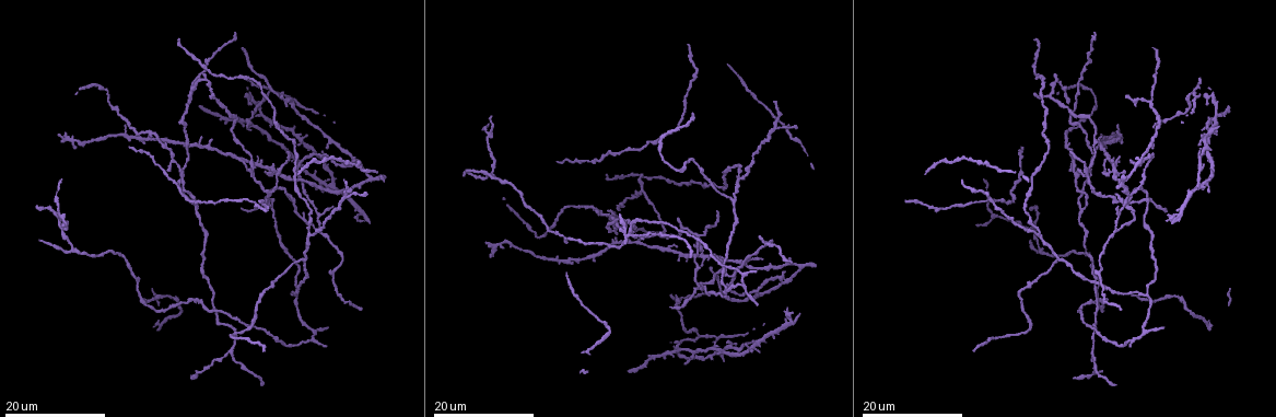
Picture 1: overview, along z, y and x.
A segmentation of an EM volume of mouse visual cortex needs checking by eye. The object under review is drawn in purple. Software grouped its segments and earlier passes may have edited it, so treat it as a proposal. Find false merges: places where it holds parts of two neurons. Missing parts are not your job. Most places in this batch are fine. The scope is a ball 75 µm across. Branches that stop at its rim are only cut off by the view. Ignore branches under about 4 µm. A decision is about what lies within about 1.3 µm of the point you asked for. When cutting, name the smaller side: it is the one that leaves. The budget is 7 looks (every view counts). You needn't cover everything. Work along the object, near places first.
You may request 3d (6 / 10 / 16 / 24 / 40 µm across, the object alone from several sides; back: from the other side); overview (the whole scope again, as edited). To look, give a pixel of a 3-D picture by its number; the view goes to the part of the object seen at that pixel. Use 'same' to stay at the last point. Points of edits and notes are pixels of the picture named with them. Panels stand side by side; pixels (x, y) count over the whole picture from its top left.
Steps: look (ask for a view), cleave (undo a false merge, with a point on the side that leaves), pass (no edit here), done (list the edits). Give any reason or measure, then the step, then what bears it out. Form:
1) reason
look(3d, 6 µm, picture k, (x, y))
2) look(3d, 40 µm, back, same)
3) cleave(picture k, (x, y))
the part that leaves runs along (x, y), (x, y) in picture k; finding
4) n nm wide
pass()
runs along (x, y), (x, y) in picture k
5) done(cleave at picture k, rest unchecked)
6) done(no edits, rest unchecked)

look(3d, 24 µm, picture 1, (1071, 118))

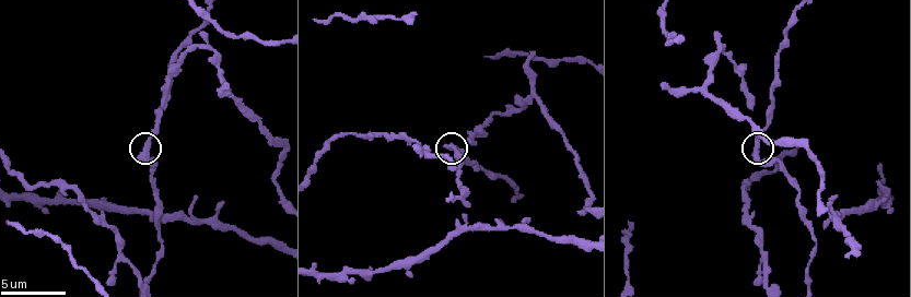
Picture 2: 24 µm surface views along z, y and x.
look(3d, 10 µm, picture 2, (148, 149))

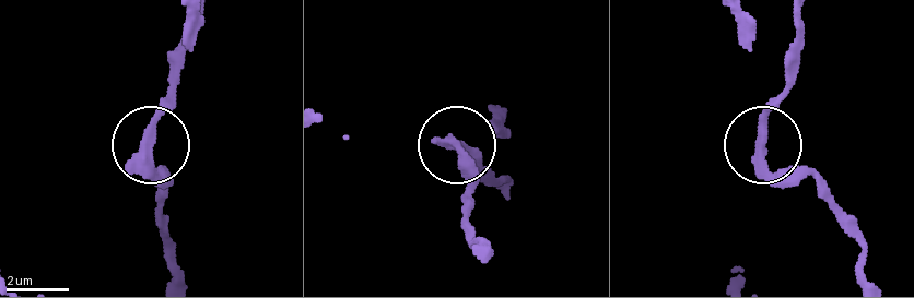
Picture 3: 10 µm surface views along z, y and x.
other side
look(3d, 10 µm, back, picture 3, (148, 143))

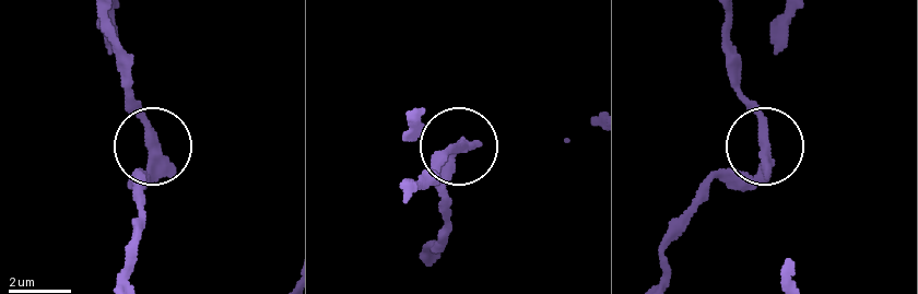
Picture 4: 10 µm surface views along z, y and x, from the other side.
260 nm wide
pass()
one neuron here

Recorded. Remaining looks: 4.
three-way junction
look(3d, 16 µm, picture 2, (517, 110))

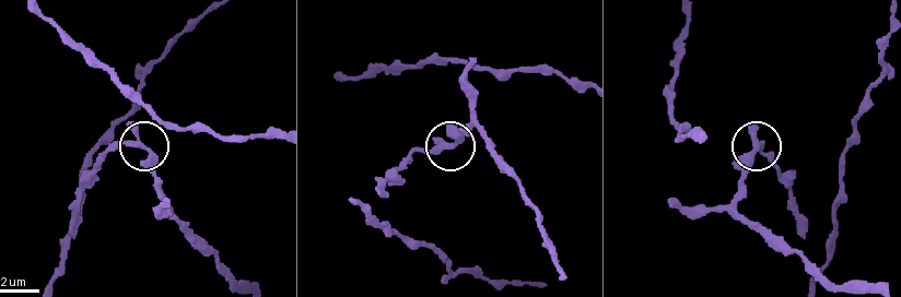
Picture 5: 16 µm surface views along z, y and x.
3 arms
pass()
runs along (557, 266), (539, 213), (472, 125), (453, 142), (405, 157) in picture 5; one neuron here

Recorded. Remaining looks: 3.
branch point
look(3d, 10 µm, picture 2, (810, 227))

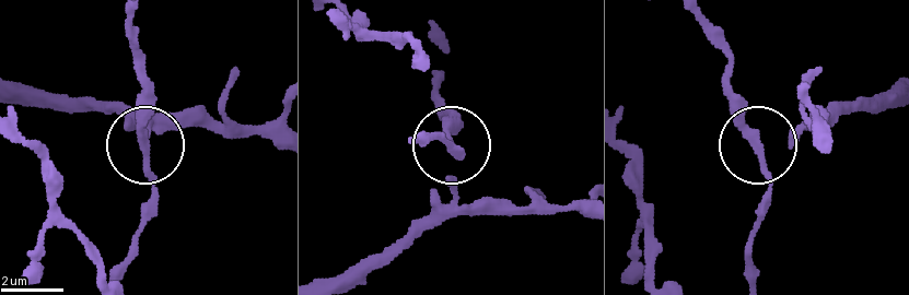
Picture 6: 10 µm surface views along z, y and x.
180 nm wide
pass()
one neuron here

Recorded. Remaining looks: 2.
done(no edits, rest unchecked)

